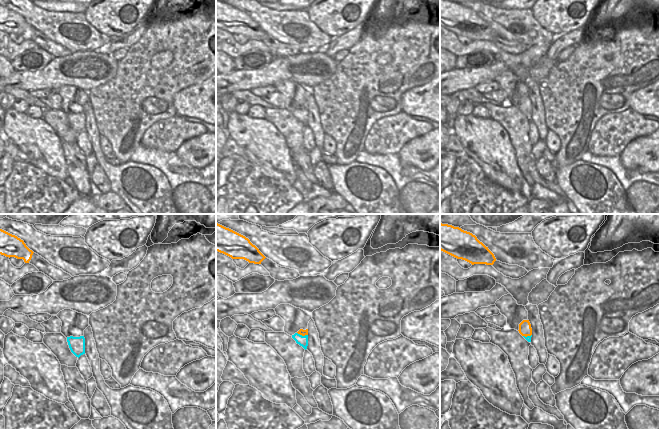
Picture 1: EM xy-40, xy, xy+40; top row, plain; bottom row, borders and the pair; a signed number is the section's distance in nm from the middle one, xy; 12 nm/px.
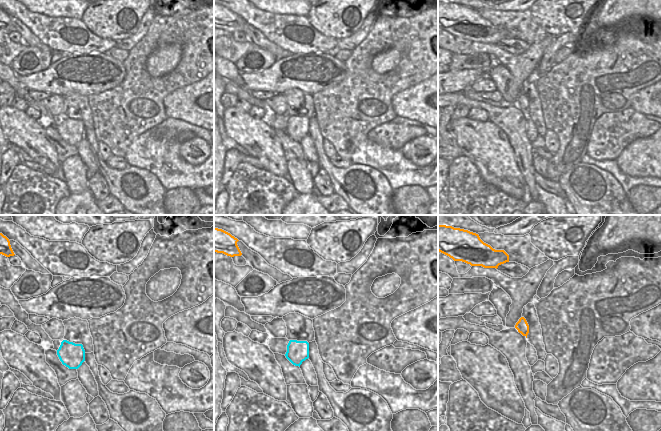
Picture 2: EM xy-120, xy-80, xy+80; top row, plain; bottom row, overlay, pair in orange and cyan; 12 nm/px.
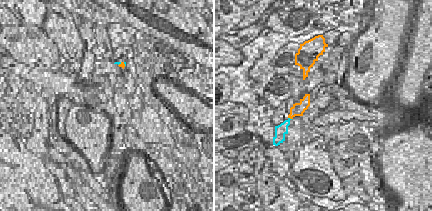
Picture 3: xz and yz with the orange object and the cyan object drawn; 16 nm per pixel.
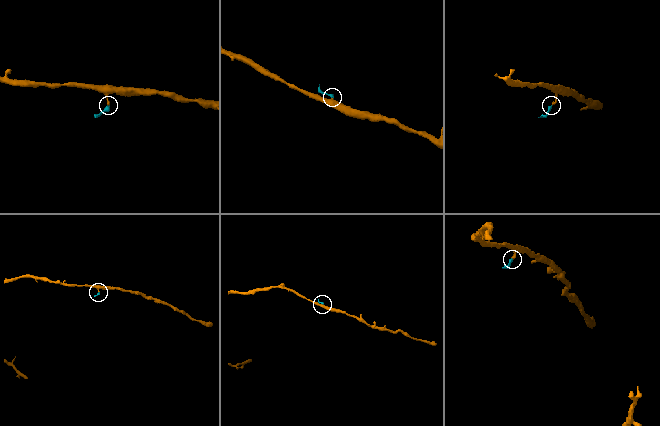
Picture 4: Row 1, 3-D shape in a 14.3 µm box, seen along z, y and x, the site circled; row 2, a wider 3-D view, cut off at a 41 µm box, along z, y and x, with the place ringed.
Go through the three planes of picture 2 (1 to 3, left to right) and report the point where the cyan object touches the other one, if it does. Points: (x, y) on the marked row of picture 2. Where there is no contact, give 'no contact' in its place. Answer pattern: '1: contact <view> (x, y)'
1: no contact
2: no contact
3: no contact

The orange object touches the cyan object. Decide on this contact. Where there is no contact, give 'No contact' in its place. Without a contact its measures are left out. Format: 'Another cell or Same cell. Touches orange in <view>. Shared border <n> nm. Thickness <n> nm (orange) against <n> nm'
Another cell. Touches orange in xy. Shared border 140 nm. Thickness 80 nm (orange) against 120 nm.

